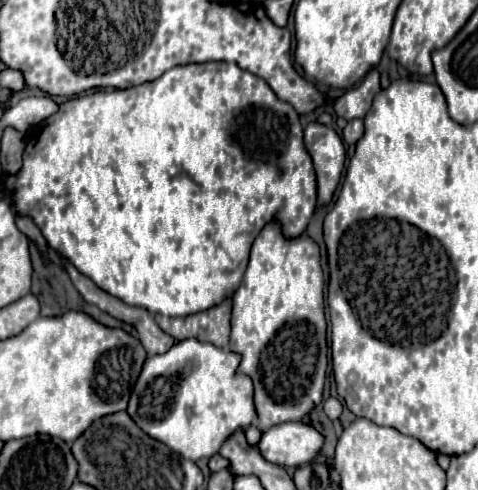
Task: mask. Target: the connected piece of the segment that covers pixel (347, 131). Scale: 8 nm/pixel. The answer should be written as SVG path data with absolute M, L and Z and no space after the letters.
M349 120L343 128L343 140L347 144L355 144L363 136L363 120Z

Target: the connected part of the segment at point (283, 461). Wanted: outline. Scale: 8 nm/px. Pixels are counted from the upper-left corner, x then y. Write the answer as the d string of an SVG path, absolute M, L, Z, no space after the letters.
M285 422L263 432L259 452L273 464L297 468L313 462L323 448L323 442L323 434L313 426L303 422Z

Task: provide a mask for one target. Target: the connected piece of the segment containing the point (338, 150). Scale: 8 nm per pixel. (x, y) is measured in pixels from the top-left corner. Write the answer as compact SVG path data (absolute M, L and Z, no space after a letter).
M313 122L305 128L305 148L313 158L317 174L317 208L321 208L331 202L339 186L345 166L345 146L333 128Z

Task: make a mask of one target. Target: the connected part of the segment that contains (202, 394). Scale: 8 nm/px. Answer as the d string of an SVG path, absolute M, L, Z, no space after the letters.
M195 338L177 342L169 352L151 356L131 392L129 416L155 440L181 452L187 460L211 458L233 428L245 430L255 420L253 384L237 374L241 356Z

